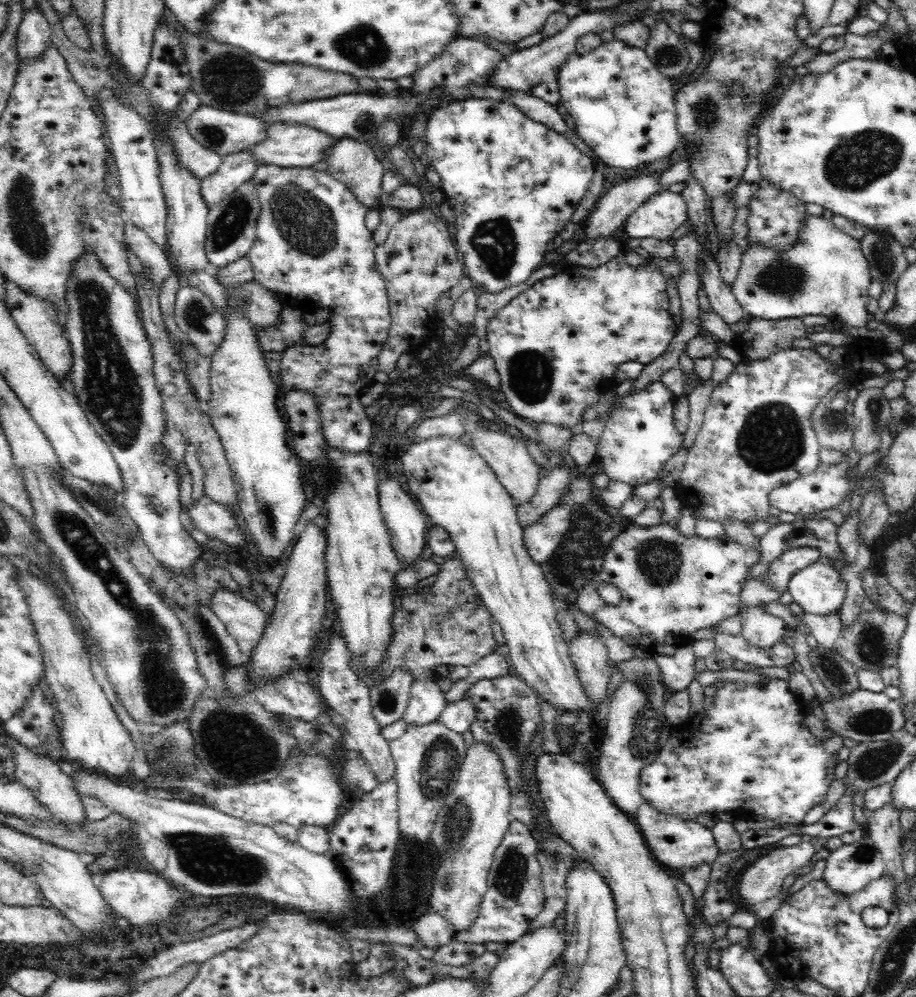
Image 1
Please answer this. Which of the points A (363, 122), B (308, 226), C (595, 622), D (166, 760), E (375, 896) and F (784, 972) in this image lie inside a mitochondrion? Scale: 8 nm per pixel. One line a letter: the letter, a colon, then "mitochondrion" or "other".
A: mitochondrion
B: mitochondrion
C: other
D: mitochondrion
E: other
F: other

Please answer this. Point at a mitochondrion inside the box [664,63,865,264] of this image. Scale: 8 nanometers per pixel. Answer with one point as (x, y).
(705, 111)

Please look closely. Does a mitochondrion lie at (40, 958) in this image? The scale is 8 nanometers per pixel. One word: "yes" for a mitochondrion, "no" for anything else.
no

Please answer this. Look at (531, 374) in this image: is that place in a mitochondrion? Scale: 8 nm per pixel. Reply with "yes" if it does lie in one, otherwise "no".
yes

